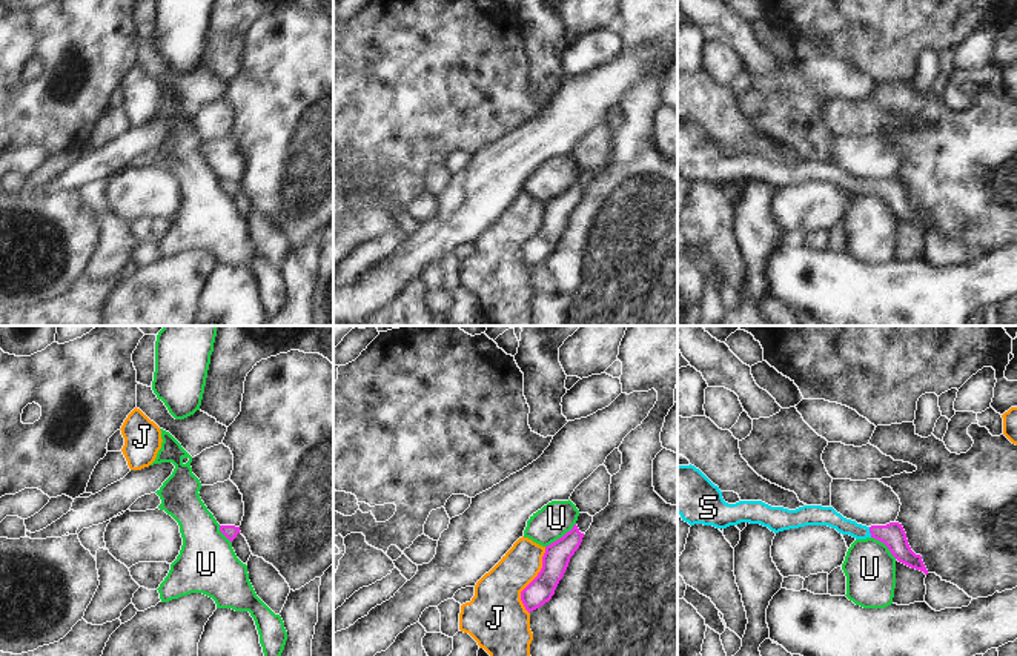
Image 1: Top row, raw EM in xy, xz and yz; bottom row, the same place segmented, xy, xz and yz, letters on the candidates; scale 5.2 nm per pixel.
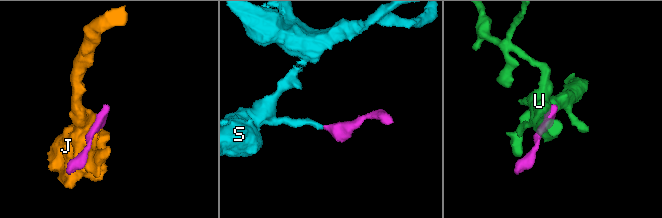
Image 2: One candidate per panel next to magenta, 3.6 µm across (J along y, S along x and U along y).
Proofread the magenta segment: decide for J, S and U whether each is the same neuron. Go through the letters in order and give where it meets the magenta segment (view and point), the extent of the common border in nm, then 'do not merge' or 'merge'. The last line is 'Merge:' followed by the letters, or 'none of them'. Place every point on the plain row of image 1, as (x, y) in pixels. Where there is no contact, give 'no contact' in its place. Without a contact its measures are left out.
J: meets magenta in xz at (532, 237); contact 360 nm long; do not merge
S: meets magenta in yz at (870, 188); contact 60 nm long; merge
U: meets magenta in xz at (563, 192); contact 200 nm long; do not merge
Merge: S

